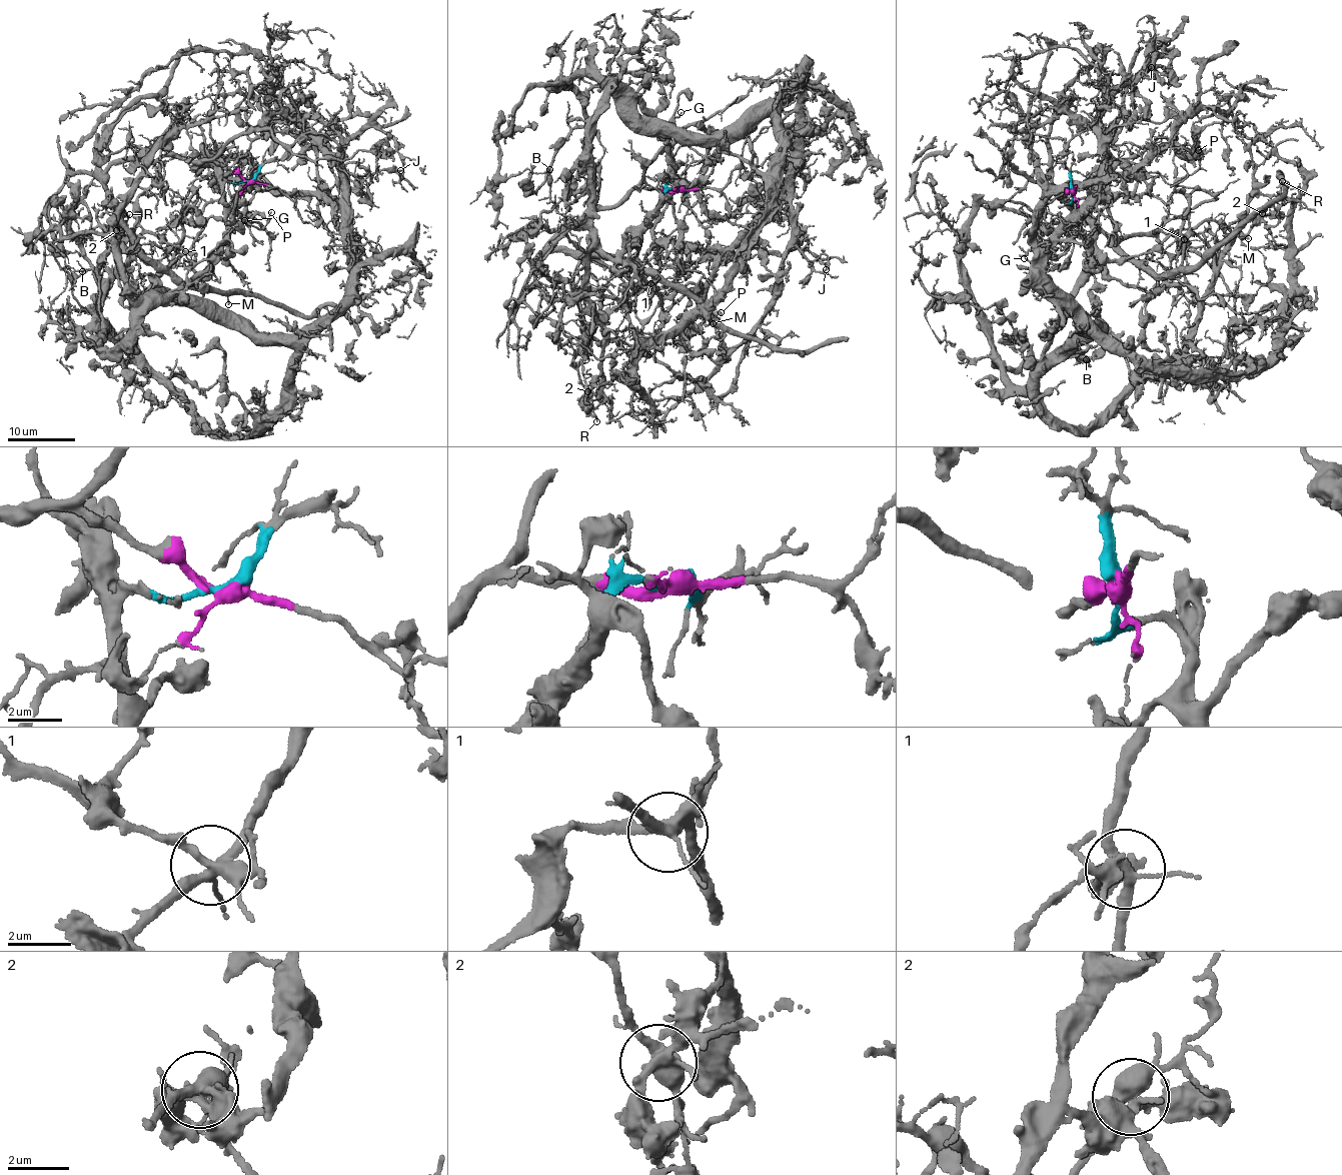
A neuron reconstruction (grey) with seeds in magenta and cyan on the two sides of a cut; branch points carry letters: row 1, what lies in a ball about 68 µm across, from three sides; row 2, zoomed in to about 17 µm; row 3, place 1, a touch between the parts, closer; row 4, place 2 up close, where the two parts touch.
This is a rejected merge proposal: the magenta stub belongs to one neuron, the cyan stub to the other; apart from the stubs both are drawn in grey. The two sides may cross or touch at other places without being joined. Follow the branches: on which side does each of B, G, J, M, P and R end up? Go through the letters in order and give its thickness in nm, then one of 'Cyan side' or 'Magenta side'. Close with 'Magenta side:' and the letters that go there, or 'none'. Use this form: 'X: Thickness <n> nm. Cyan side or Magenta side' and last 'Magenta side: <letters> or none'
B: Thickness 140 nm. Cyan side
G: Thickness 130 nm. Cyan side
J: Thickness 120 nm. Cyan side
M: Thickness 170 nm. Magenta side
P: Thickness 110 nm. Magenta side
R: Thickness 140 nm. Magenta side
Magenta side: M, P, R

